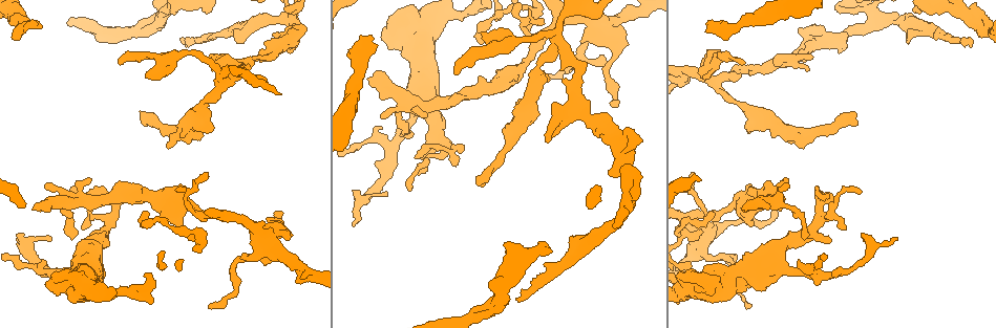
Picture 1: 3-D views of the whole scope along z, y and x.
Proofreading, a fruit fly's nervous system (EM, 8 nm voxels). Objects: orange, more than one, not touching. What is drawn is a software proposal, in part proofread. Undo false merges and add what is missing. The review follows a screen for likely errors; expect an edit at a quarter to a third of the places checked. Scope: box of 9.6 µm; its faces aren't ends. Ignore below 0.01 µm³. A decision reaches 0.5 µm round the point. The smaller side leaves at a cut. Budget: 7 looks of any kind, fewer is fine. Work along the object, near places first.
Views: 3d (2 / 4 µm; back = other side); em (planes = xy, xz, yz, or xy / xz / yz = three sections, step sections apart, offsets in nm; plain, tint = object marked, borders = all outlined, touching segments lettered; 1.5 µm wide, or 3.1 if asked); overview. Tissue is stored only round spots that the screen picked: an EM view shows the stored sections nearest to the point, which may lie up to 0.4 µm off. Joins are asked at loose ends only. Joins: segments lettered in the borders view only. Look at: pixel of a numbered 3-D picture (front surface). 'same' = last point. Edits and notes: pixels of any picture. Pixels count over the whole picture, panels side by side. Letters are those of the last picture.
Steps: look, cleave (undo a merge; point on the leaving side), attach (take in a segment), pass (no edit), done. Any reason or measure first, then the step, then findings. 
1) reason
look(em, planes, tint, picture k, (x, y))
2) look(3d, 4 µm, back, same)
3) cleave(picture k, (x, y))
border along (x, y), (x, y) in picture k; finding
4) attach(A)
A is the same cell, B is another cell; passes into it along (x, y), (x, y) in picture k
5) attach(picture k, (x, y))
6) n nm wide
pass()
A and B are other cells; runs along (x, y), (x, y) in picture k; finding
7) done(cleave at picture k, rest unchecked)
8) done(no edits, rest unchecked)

free end
look(3d, 2 µm, picture 1, (381, 127))

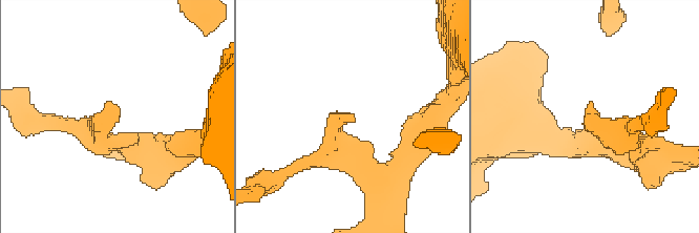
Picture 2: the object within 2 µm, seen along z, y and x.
look(em, planes, tint, picture 2, (351, 116))

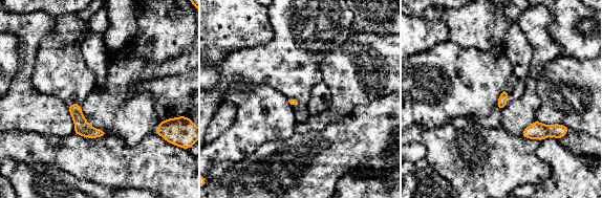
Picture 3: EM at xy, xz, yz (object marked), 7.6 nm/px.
see the neighbours
look(em, planes, borders, same)

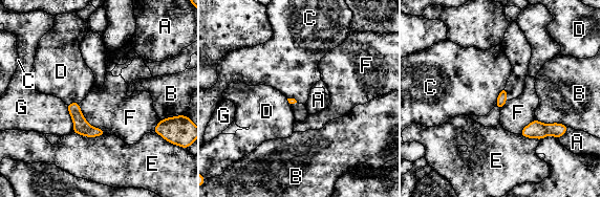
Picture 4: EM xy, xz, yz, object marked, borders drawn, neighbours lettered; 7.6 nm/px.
pass()
A, B, C, D, E, F and G are other cells; border along (505, 86), (497, 96), (495, 106) in picture 4; none of them fits

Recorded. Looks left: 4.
thick end
look(3d, 2 µm, picture 1, (370, 76))

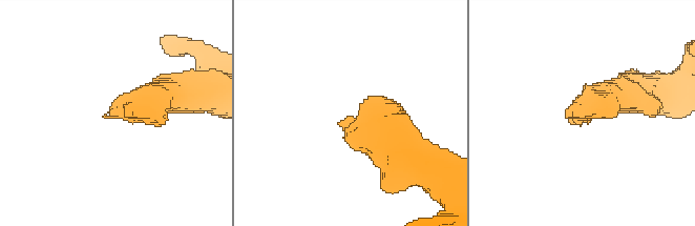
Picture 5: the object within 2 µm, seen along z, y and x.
look(em, xz, step 4, tint, picture 5, (343, 121))

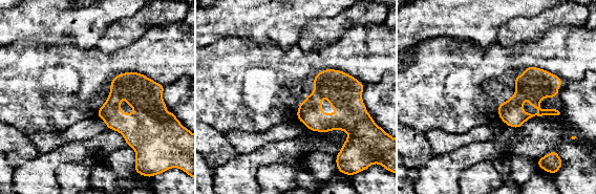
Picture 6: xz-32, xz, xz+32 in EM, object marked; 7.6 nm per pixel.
look(em, planes, borders, same)

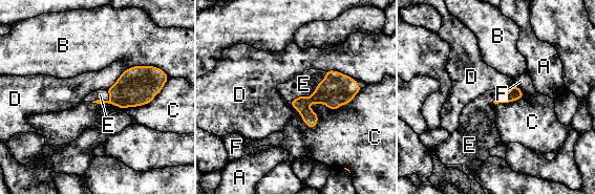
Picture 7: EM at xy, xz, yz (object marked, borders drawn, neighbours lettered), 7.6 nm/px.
attach(E)
E is the same cell, A, B, C, D and F are other cells; passes into it along (132, 88), (102, 100), (100, 94) in picture 7; it goes on there

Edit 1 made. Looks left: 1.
done(attach at picture 7, rest unchecked)

